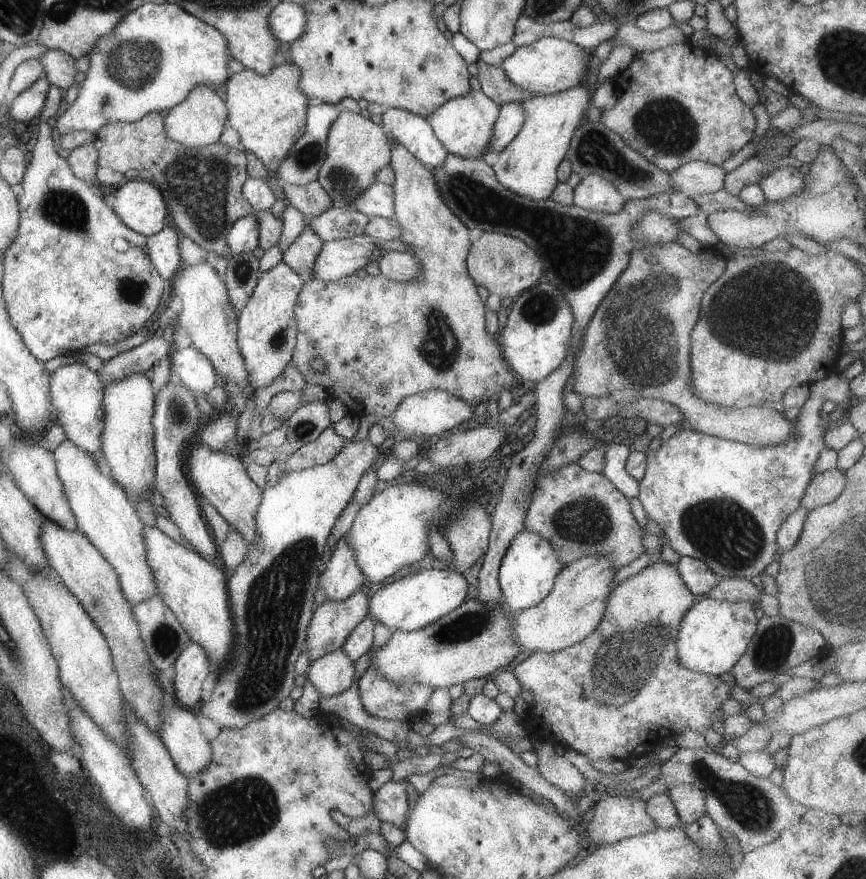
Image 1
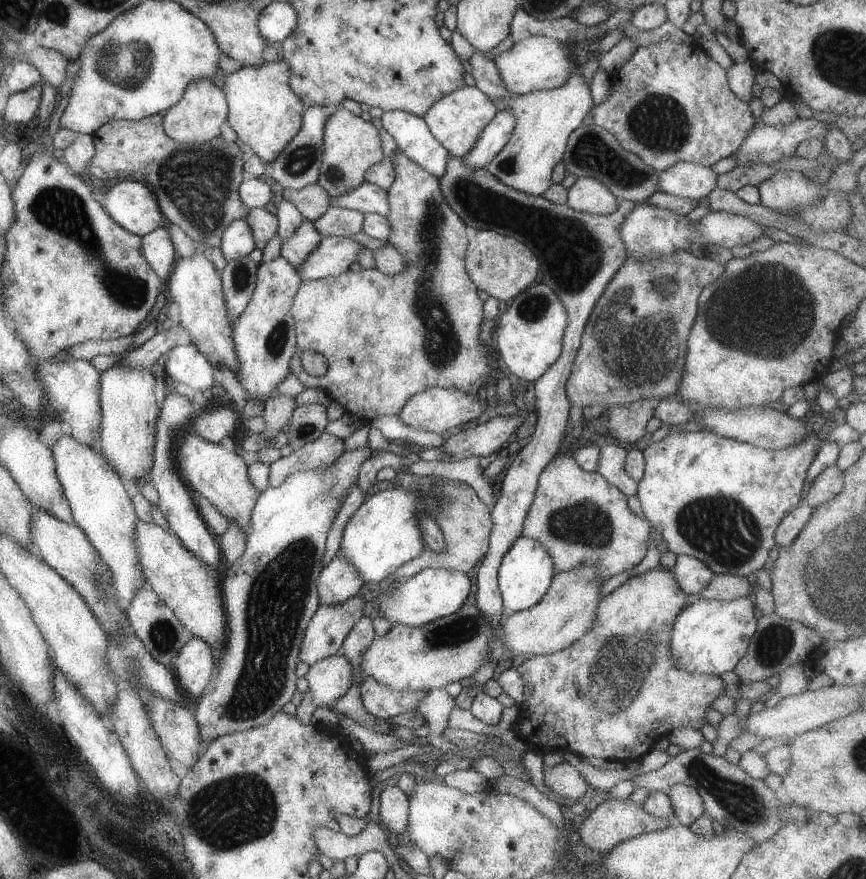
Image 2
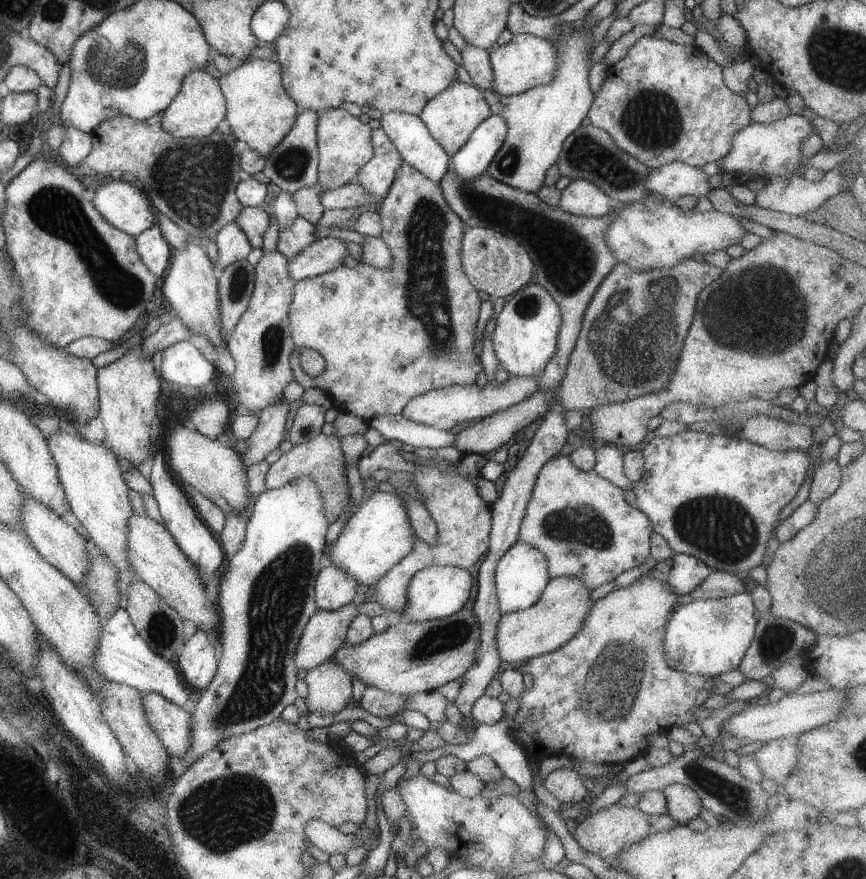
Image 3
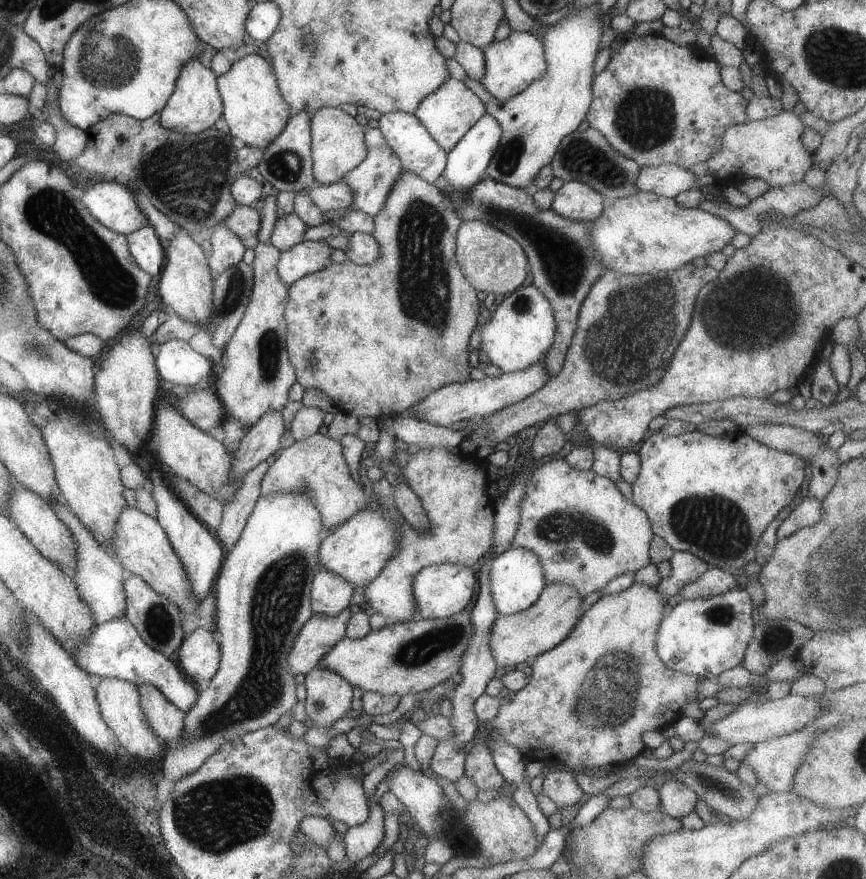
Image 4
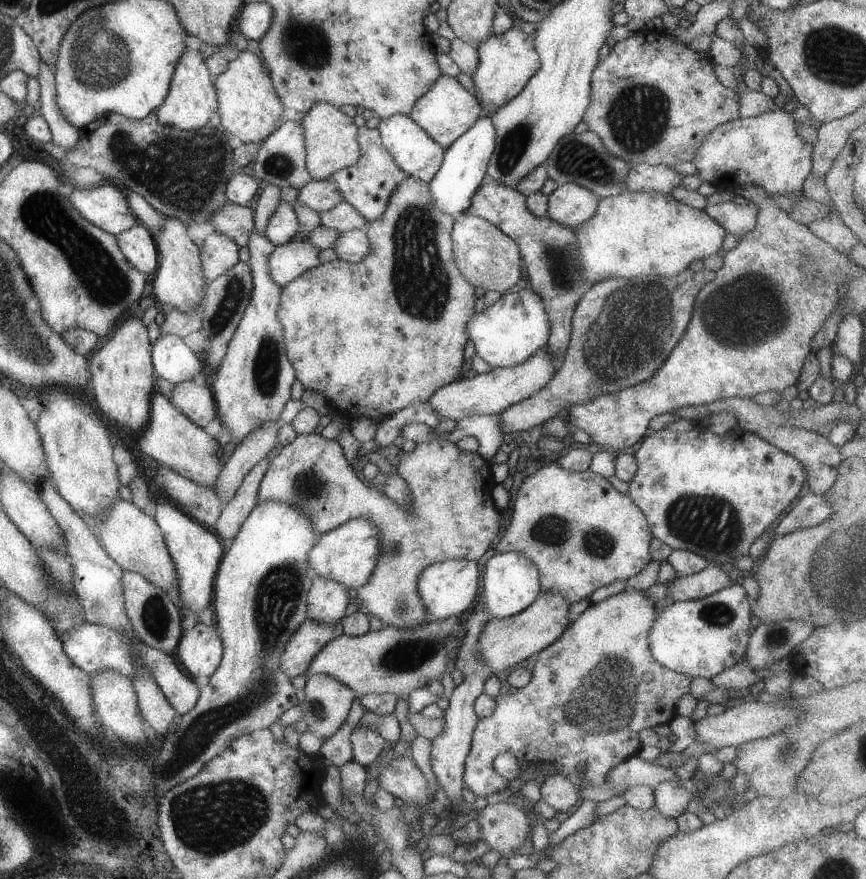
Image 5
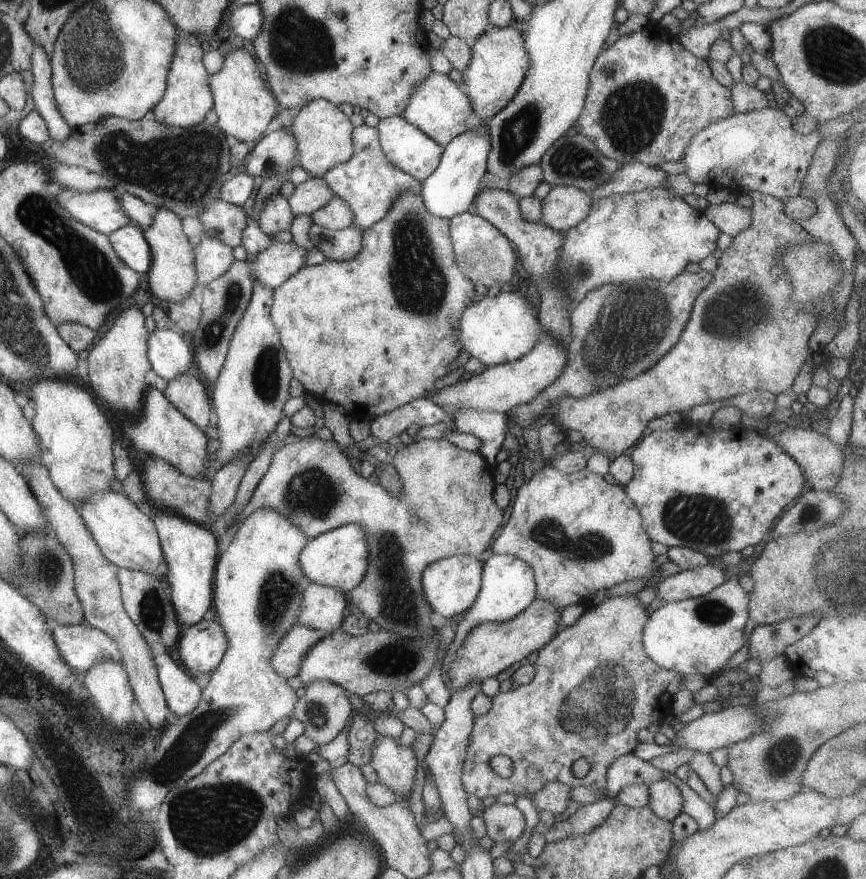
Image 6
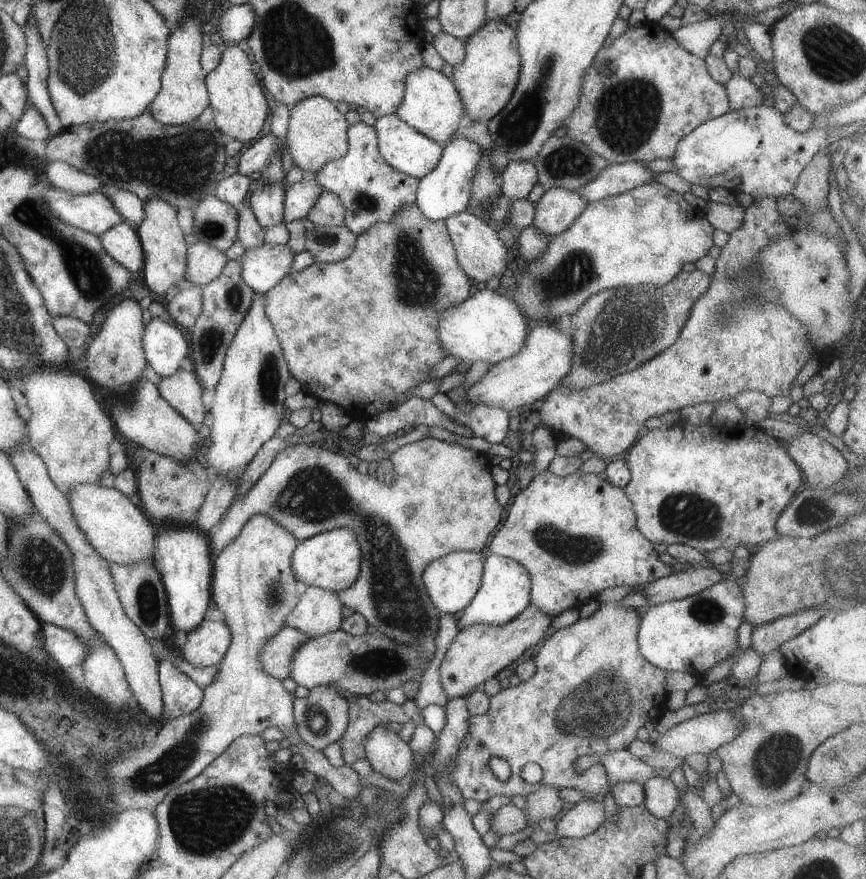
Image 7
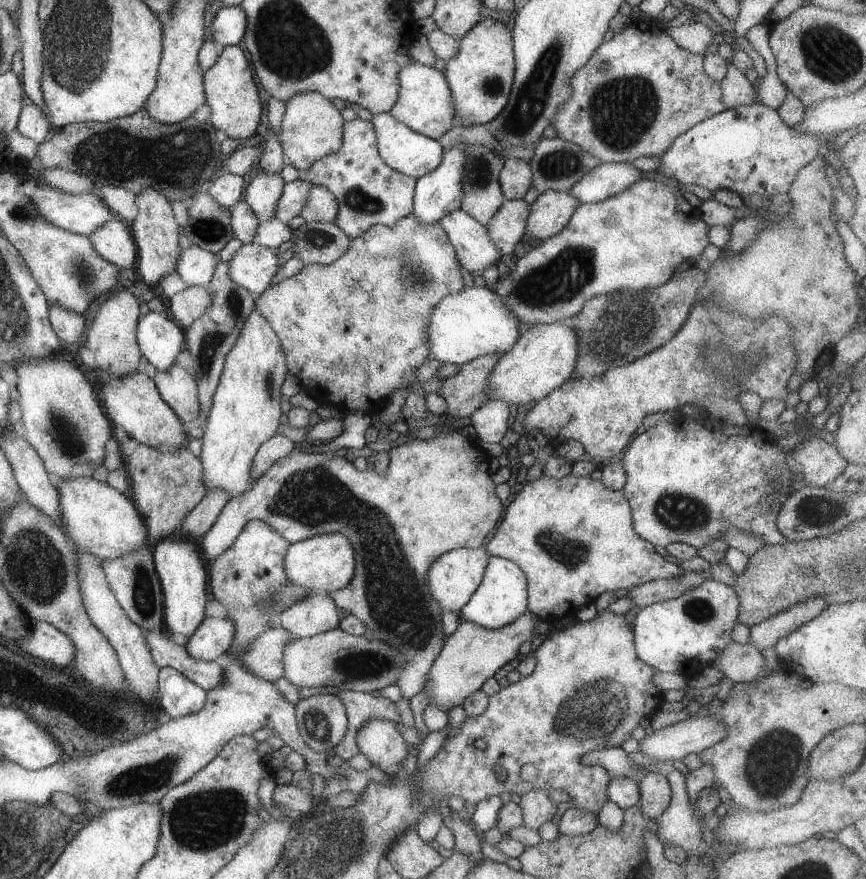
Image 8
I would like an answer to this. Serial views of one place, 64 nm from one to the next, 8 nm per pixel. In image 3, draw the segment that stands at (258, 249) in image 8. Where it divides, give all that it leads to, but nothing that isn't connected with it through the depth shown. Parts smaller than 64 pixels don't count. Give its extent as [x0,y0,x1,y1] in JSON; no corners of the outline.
[287,237,348,281]

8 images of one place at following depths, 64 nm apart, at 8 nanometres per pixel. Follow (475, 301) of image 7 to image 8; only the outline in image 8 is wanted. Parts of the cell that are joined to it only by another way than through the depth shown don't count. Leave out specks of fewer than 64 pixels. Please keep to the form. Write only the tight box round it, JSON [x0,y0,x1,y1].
[427,286,523,365]

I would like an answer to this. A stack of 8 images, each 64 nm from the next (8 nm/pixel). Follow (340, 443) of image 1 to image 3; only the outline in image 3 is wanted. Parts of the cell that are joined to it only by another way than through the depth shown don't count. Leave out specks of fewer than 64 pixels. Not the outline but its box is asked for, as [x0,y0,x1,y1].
[265,432,350,524]

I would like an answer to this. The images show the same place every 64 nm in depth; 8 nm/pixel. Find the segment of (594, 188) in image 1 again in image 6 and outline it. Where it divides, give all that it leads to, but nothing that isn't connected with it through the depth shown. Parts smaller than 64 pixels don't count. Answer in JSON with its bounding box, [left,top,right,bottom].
[540,186,593,233]

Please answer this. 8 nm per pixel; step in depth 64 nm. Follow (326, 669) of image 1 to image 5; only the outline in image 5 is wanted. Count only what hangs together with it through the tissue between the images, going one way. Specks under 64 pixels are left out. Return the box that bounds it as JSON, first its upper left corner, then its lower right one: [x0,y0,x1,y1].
[299,675,356,739]

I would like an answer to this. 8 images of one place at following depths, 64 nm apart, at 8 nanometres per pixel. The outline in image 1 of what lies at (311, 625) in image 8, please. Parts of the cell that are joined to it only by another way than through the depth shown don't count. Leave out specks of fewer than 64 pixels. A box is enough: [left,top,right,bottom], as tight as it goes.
[319,537,366,602]

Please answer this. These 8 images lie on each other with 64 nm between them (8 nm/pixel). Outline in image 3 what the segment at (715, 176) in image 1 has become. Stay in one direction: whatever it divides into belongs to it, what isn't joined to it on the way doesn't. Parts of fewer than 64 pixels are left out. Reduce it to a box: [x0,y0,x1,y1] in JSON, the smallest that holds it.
[646,162,713,201]

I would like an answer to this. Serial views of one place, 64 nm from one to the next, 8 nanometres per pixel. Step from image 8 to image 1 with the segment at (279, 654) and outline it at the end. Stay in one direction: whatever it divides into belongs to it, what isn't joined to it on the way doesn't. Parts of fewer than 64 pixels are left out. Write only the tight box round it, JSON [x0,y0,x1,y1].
[304,589,369,663]

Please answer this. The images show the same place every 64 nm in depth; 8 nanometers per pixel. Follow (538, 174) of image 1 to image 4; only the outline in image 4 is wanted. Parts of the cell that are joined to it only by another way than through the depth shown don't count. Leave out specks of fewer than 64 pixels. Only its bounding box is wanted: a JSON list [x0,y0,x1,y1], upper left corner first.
[464,2,604,189]

